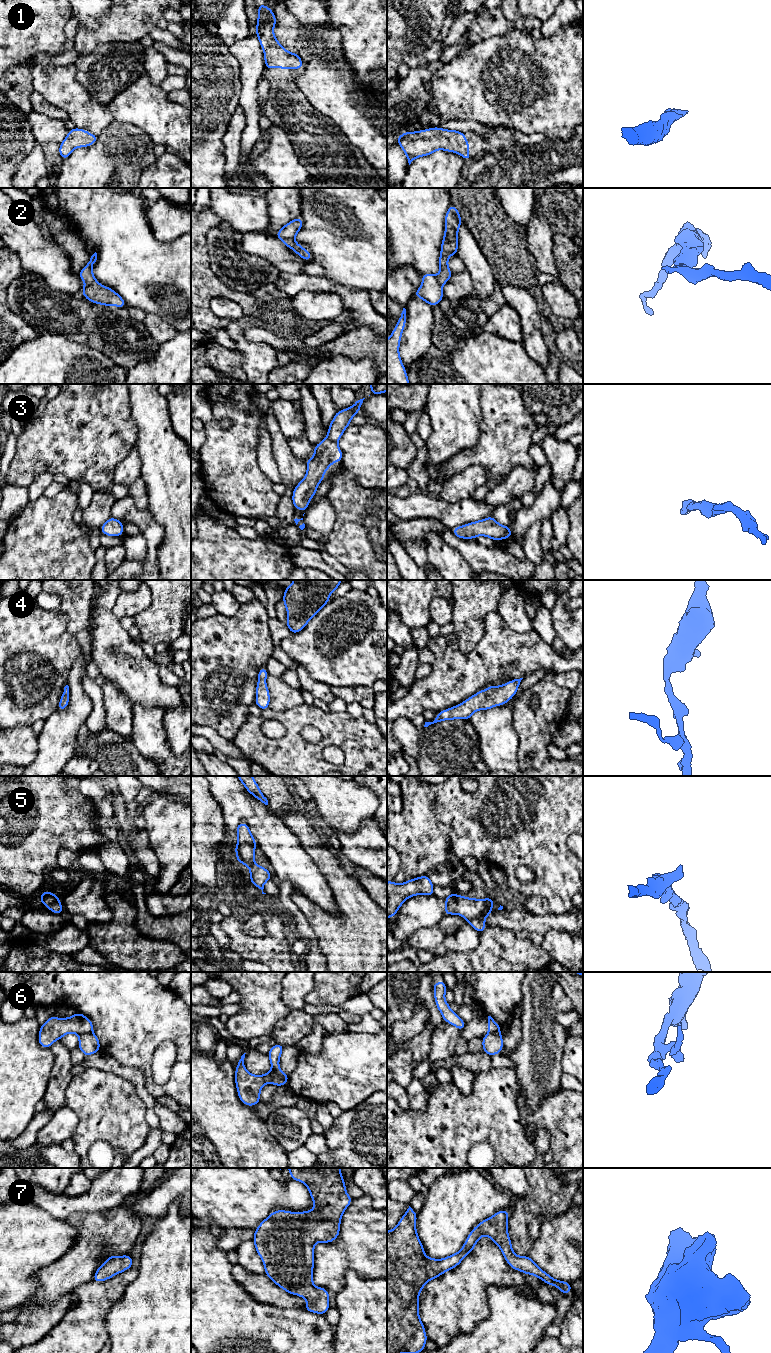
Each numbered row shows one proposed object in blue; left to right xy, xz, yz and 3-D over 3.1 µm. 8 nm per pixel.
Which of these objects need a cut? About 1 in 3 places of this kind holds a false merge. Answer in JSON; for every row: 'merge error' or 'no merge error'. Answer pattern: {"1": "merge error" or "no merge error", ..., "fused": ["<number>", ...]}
{"1": "no merge error", "2": "no merge error", "3": "no merge error", "4": "no merge error", "5": "no merge error", "6": "merge error", "7": "no merge error", "fused": ["6"]}

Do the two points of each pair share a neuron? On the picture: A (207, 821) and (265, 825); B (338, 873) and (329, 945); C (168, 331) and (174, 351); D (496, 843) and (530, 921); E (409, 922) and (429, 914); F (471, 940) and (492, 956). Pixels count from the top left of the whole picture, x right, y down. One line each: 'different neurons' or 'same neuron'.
A: different neurons
B: same neuron
C: different neurons
D: different neurons
E: same neuron
F: different neurons

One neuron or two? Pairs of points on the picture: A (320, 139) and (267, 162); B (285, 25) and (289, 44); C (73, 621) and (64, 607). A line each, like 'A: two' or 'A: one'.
A: two
B: one
C: one

